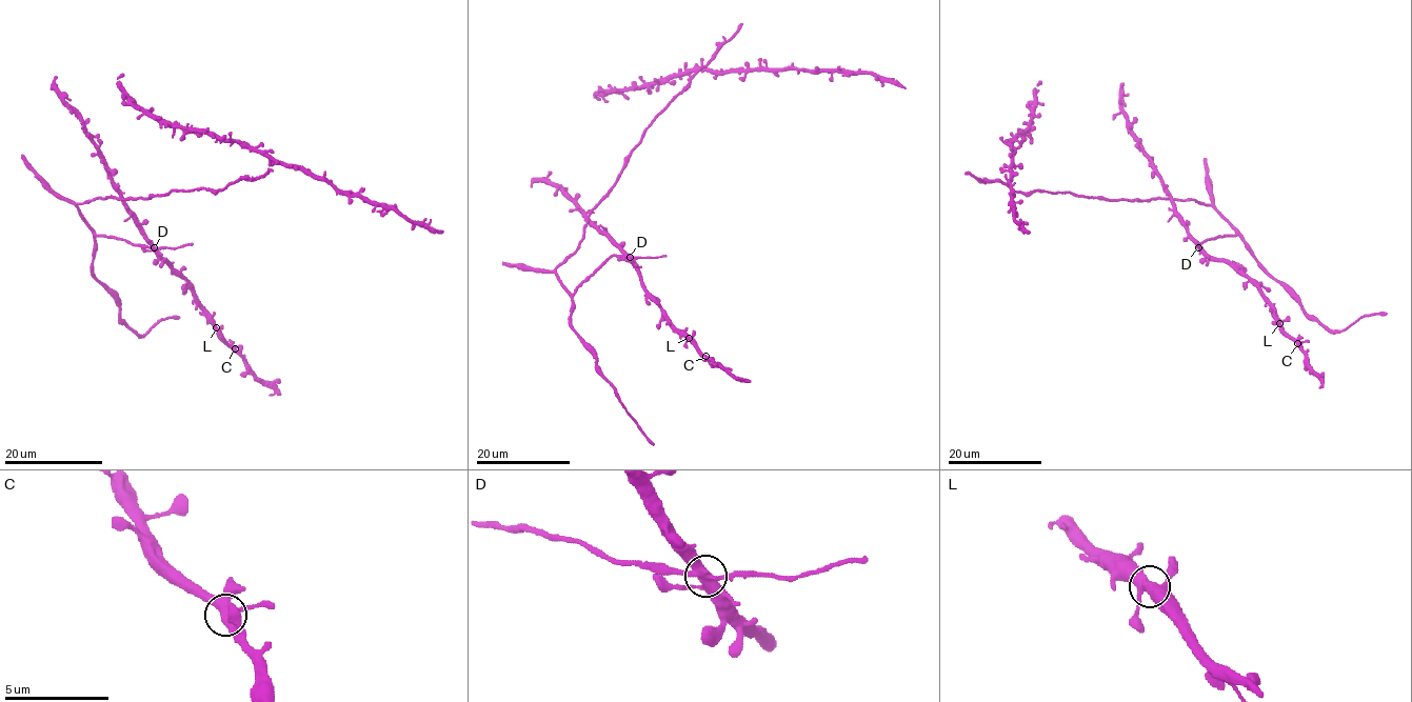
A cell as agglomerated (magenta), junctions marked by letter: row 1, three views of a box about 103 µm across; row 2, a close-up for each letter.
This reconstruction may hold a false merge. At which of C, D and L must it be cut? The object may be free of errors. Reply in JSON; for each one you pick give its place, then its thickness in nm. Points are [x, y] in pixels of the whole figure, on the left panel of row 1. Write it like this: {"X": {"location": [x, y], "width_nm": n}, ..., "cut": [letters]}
{"cut": []}

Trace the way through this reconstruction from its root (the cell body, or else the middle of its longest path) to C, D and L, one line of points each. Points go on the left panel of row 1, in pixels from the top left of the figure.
C: (121, 198), (93, 198), (77, 208), (95, 235), (153, 249), (172, 266), (215, 329), (235, 348)
D: (121, 198), (93, 198), (78, 203), (77, 208), (95, 235), (115, 237), (155, 247)
L: (121, 198), (93, 198), (78, 203), (77, 208), (95, 235), (124, 239), (153, 249), (185, 279), (216, 327)

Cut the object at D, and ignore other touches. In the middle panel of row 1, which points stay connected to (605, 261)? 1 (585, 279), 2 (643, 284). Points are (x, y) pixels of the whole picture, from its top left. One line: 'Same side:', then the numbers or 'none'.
Same side: 1

